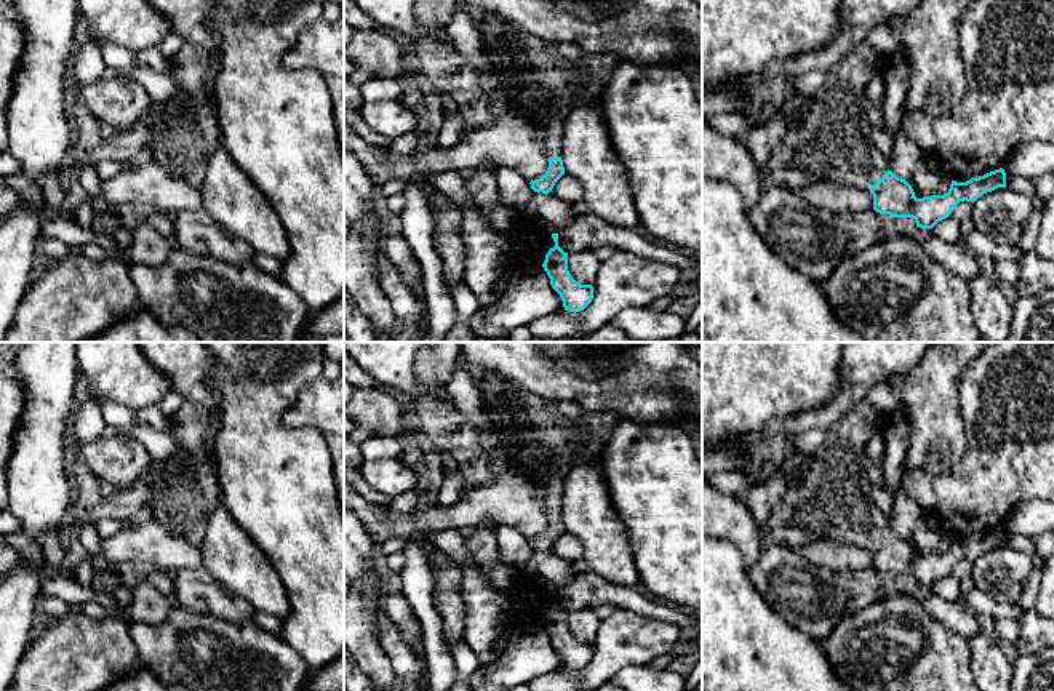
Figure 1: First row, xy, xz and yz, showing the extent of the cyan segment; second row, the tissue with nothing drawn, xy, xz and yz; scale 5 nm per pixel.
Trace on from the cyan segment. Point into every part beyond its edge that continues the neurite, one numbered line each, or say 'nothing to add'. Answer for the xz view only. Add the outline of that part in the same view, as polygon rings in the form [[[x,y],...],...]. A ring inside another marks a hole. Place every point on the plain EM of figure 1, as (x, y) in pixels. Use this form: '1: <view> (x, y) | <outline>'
1: xz (554, 485) | [[[550,472],[545,480],[545,513],[547,517],[561,515],[561,496],[566,473]]]

